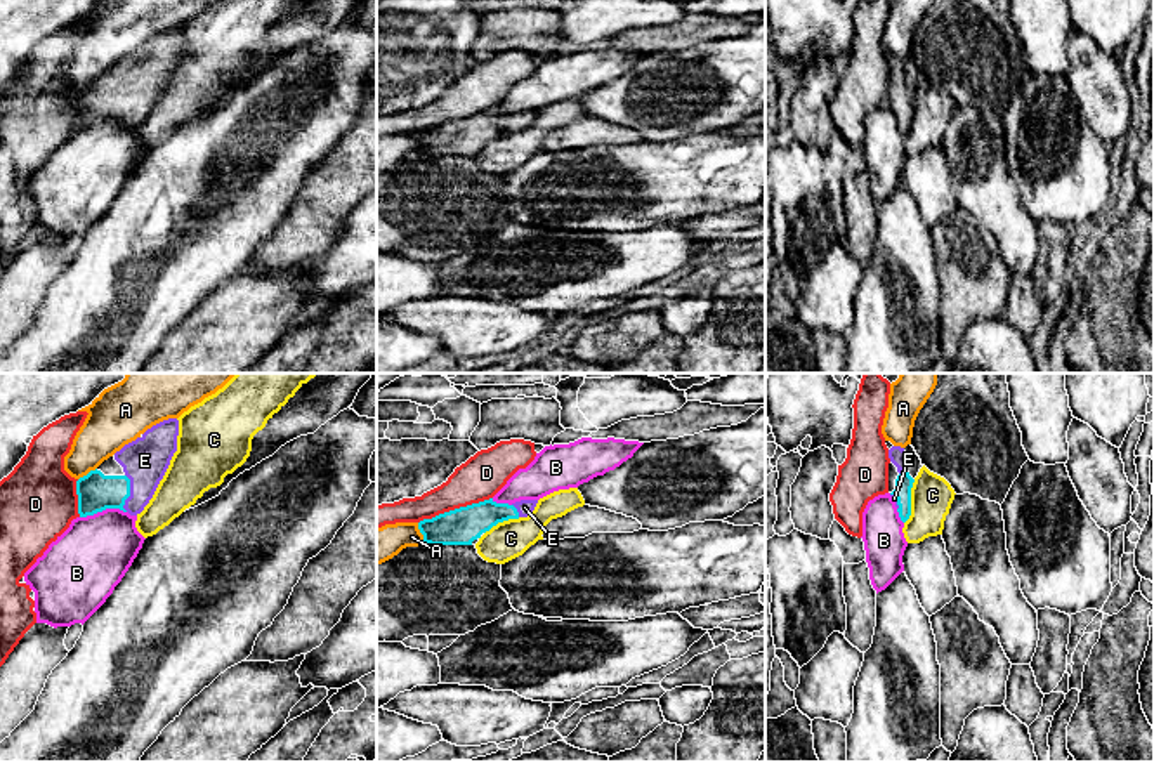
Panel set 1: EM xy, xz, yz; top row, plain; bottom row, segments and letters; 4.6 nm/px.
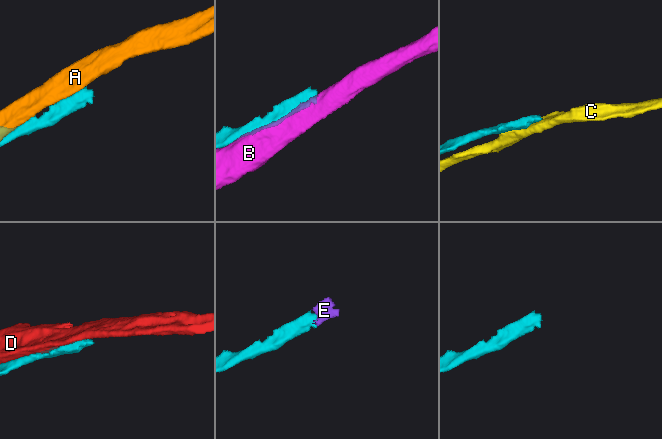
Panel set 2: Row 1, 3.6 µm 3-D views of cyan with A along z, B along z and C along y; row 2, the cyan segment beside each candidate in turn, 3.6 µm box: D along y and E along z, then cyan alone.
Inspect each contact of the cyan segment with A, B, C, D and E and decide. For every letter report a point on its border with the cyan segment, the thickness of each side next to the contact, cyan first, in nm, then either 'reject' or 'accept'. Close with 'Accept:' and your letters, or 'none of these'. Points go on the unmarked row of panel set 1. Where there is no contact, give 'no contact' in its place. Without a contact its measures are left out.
A: xz (422, 144) | 170/160 nm | reject
B: xy (103, 120) | 180/360 nm | reject
C: yz (910, 113) | 80/190 nm | reject
D: xz (455, 120) | 170/200 nm | reject
E: xy (129, 105) | 180/220 nm | accept
Accept: E

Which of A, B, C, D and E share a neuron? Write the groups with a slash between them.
A / B / C / D / E

